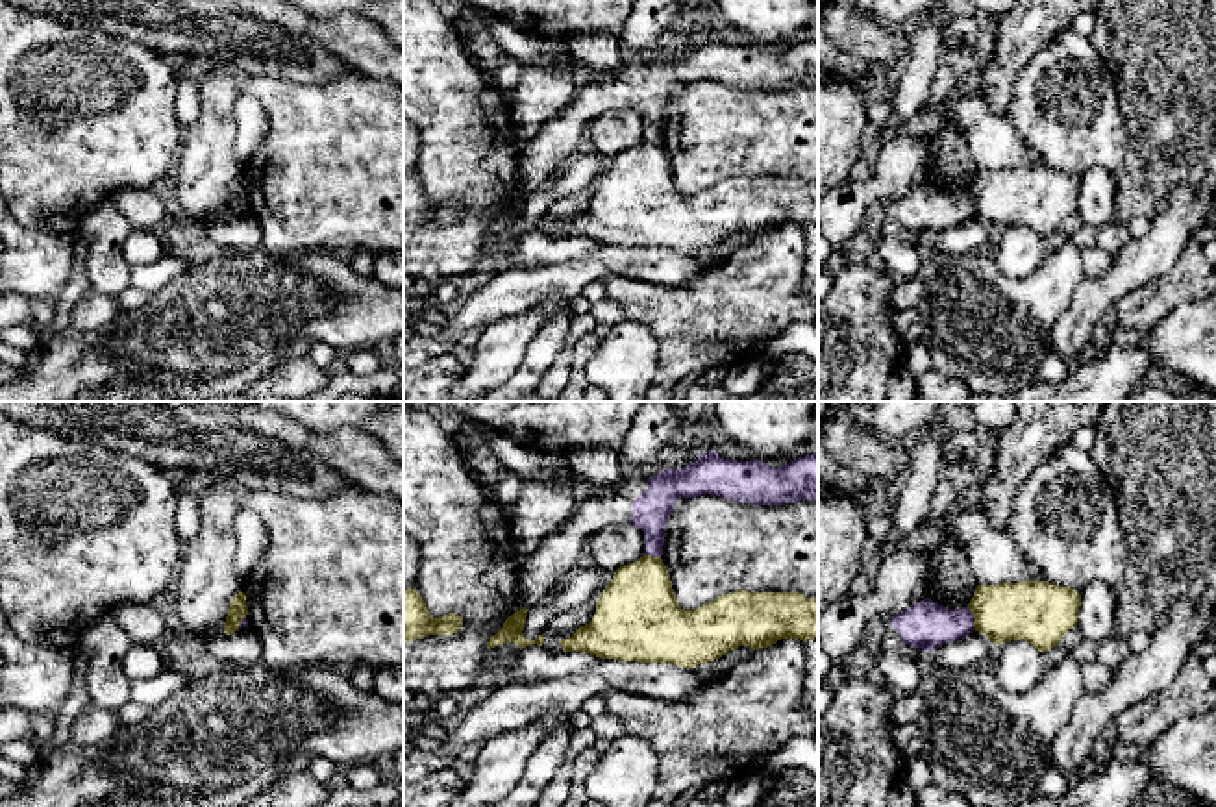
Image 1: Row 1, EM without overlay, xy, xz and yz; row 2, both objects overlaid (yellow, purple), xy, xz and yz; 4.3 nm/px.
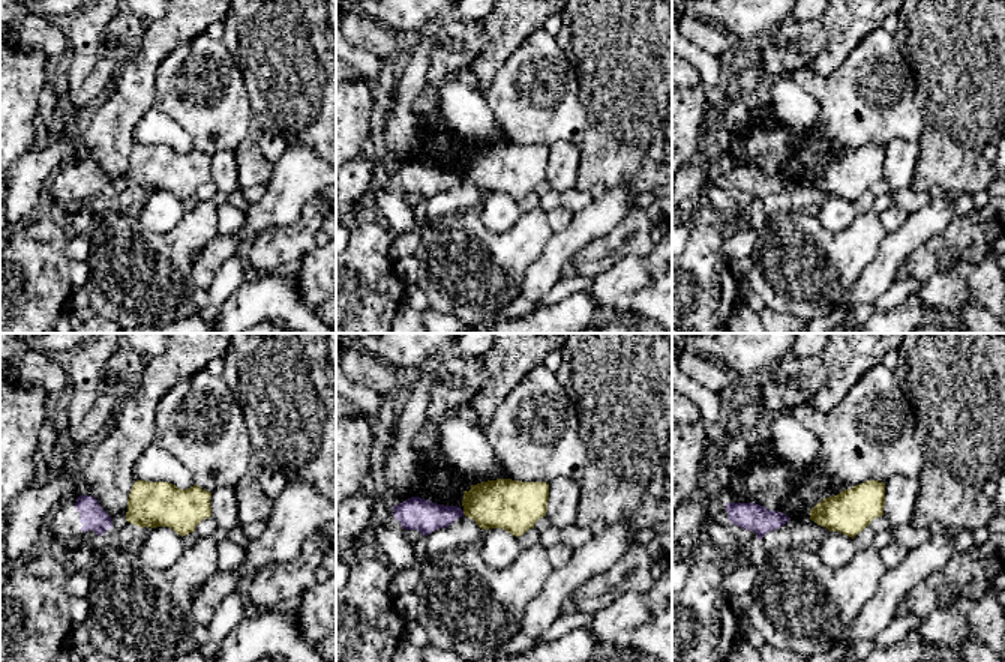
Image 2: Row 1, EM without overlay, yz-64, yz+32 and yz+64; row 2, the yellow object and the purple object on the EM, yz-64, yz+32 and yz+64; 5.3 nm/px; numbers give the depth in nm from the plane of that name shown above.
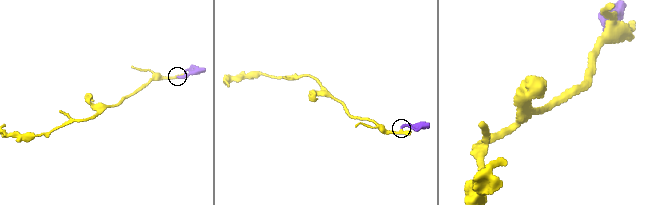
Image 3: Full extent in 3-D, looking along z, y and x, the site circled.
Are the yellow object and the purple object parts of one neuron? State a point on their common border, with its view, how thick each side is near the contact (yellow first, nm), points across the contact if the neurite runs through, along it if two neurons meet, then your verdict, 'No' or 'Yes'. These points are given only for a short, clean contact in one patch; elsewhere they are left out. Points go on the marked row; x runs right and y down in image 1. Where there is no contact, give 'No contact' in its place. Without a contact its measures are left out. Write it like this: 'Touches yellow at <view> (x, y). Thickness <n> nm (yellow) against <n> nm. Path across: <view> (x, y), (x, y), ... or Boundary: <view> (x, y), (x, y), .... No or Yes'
Touches yellow at yz (974, 619). Thickness 260 nm (yellow) against 200 nm. Boundary: yz (967, 608), (976, 628). No

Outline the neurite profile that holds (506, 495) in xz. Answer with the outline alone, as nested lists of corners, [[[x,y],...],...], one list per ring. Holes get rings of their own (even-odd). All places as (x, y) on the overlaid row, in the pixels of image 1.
[[[503,470],[498,478],[494,500],[502,505],[502,511],[509,520],[513,520],[515,516],[515,505],[518,500],[520,485],[520,476],[509,470]]]

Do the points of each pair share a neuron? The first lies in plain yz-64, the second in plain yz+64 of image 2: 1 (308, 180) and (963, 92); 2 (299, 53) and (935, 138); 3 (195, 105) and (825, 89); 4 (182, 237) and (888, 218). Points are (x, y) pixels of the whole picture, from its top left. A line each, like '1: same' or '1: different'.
1: different
2: same
3: same
4: different

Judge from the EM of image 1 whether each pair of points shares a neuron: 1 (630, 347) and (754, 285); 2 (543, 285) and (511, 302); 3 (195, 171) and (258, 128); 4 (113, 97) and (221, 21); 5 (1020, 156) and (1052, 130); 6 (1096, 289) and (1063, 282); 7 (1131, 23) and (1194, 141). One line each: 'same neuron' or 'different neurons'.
1: different neurons
2: same neuron
3: different neurons
4: different neurons
5: different neurons
6: different neurons
7: same neuron

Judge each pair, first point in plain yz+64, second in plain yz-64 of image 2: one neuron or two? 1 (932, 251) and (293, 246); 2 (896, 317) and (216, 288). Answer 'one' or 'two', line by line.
1: one
2: two

